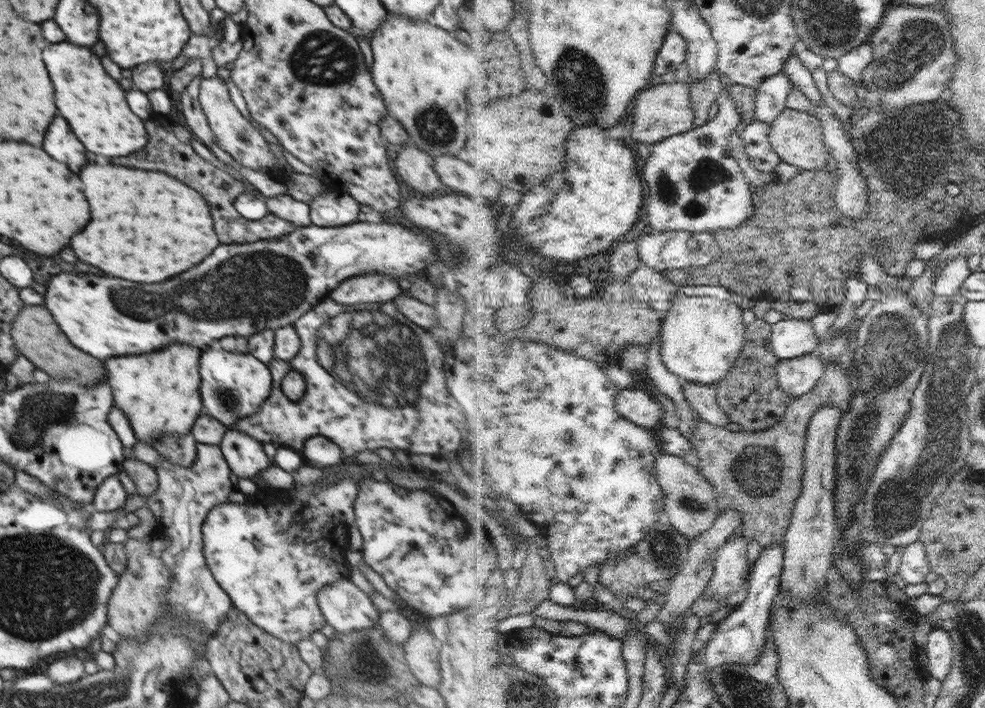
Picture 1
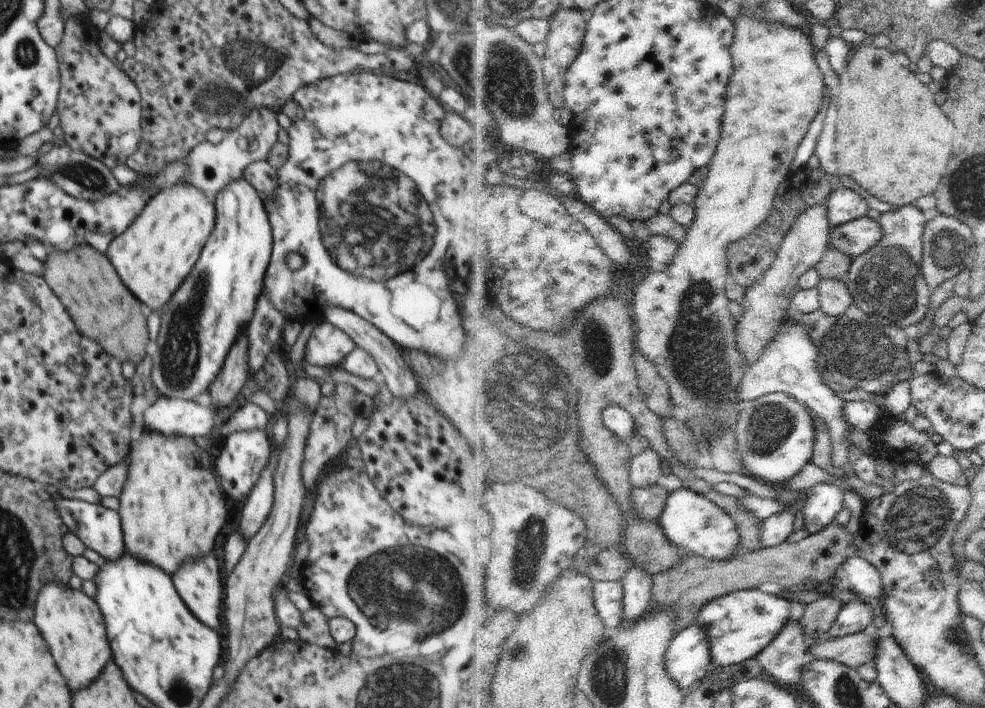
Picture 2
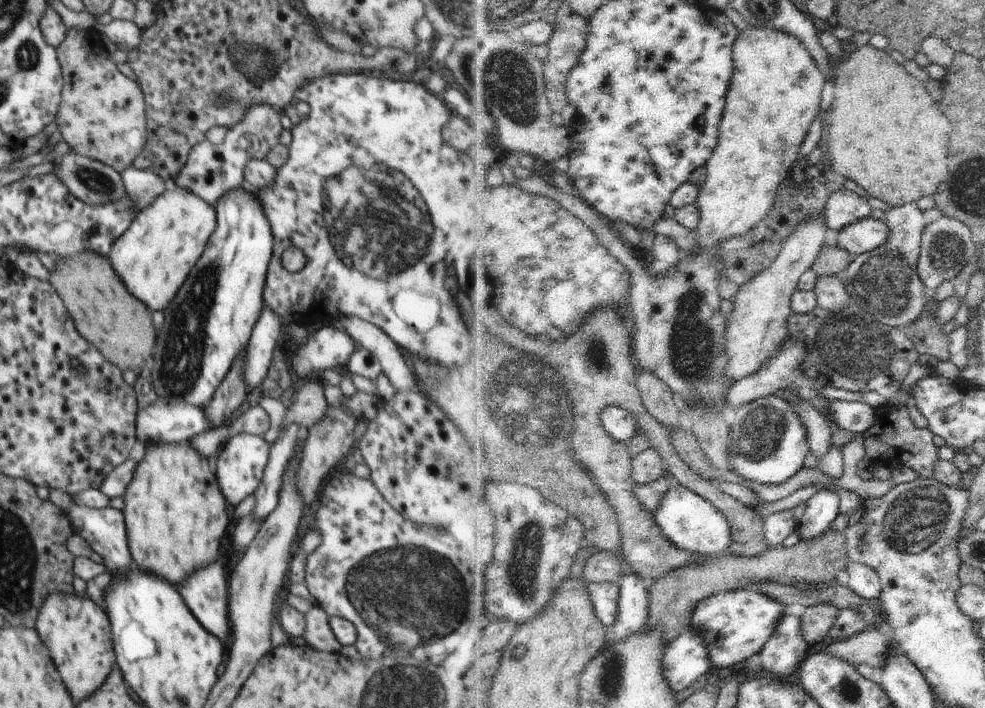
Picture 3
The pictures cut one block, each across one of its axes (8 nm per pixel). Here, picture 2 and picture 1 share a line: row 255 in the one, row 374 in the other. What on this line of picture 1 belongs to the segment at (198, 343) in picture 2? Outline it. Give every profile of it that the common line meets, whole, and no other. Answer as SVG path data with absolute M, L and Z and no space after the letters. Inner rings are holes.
M212 350L202 352L200 358L200 376L202 376L202 406L204 413L219 420L227 429L236 421L250 416L270 396L272 375L266 364L254 358L252 354L232 354L228 350Z

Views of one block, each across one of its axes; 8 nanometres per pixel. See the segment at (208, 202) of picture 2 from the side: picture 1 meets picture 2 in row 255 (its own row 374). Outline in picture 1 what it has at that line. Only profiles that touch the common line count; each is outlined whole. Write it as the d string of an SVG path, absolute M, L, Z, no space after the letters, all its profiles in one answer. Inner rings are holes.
M170 344L164 350L140 356L110 358L106 366L106 378L112 386L114 407L128 415L137 440L152 444L154 439L166 433L186 434L200 414L204 413L200 400L200 354L202 350L188 344Z

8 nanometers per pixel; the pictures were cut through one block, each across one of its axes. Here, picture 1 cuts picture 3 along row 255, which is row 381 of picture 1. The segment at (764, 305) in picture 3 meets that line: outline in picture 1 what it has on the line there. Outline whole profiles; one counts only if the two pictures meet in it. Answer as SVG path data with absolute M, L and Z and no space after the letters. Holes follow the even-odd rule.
M808 353L793 359L781 359L780 385L792 398L808 394L826 375L827 365L820 353Z

